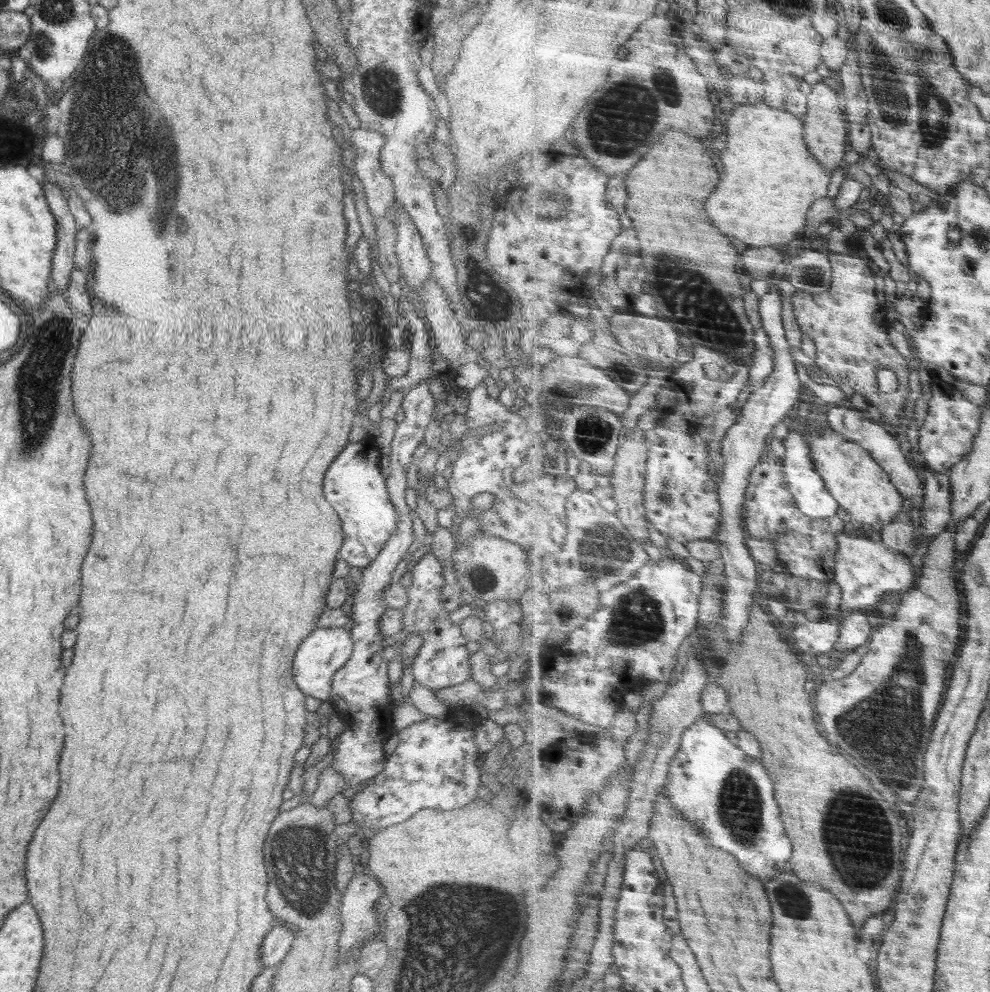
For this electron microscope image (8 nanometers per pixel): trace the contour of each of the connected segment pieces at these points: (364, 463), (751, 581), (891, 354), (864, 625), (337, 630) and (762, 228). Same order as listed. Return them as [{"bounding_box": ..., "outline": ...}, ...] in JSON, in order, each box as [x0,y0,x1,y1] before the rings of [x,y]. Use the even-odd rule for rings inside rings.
[{"bounding_box":[324,441,398,569],"outline":[[[368,441],[350,442],[332,462],[324,478],[326,501],[338,513],[344,542],[338,558],[350,566],[365,569],[384,548],[384,544],[397,532],[398,511],[392,505],[385,478],[381,473],[379,453]]]},{"bounding_box":[717,273,802,646],"outline":[[[779,273],[770,280],[772,290],[770,294],[762,297],[761,315],[764,327],[771,335],[772,345],[776,347],[776,372],[768,379],[762,389],[757,390],[748,399],[741,409],[741,416],[736,424],[730,428],[726,438],[722,440],[721,449],[725,459],[725,475],[721,482],[719,498],[724,506],[724,520],[718,531],[717,539],[721,543],[721,554],[725,560],[726,581],[728,584],[728,595],[726,595],[726,622],[728,630],[728,642],[738,646],[742,642],[746,626],[752,622],[754,602],[756,602],[756,588],[758,588],[758,559],[754,557],[748,543],[749,530],[746,528],[746,504],[748,503],[748,490],[751,487],[751,477],[755,469],[763,462],[764,452],[768,449],[769,440],[775,428],[784,421],[784,416],[792,412],[792,408],[800,402],[802,396],[802,382],[798,376],[796,360],[790,354],[792,348],[784,322],[784,296],[780,290],[780,282],[783,276]]]},{"bounding_box":[792,252,912,432],"outline":[[[832,252],[830,257],[835,270],[834,284],[830,291],[824,294],[798,291],[792,297],[798,322],[802,330],[815,341],[818,354],[816,362],[821,373],[829,374],[838,383],[852,385],[869,404],[882,411],[888,420],[888,428],[893,428],[891,431],[900,432],[902,422],[898,414],[902,412],[912,392],[910,362],[888,336],[890,322],[876,294],[876,274],[870,270],[864,256],[854,256],[854,252]],[[884,368],[896,372],[899,379],[896,391],[886,393],[880,390],[878,374]]]},{"bounding_box":[820,598,875,653],"outline":[[[826,598],[820,602],[820,605],[824,620],[828,619],[832,621],[832,618],[834,620],[840,620],[840,640],[838,640],[838,644],[836,645],[836,651],[838,653],[842,652],[842,650],[846,652],[846,650],[852,650],[853,648],[860,648],[866,642],[871,641],[871,638],[875,634],[875,627],[868,620],[869,614],[867,612],[859,611],[850,617],[842,618],[840,610],[834,615],[825,613],[827,611],[825,608],[825,605],[827,605]]]},{"bounding_box":[292,627,353,701],"outline":[[[316,627],[300,643],[292,662],[292,676],[298,688],[307,696],[327,701],[331,693],[334,673],[348,662],[353,650],[351,634],[344,627]]]},{"bounding_box":[708,103,834,250],"outline":[[[765,103],[736,106],[736,114],[728,122],[730,146],[724,150],[724,164],[730,168],[720,190],[708,200],[708,212],[712,214],[716,226],[722,228],[726,234],[736,236],[752,246],[782,247],[788,250],[788,243],[798,238],[808,222],[806,214],[810,208],[828,196],[830,184],[834,174],[810,152],[804,134],[806,134],[806,120],[786,112],[780,108],[772,108]]]}]

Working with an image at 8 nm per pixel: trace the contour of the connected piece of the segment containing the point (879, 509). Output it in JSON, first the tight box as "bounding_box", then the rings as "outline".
{"bounding_box":[812,430,904,524],"outline":[[[821,430],[812,440],[812,456],[817,471],[826,480],[828,489],[851,517],[862,523],[892,524],[903,513],[904,496],[891,480],[891,475],[860,443],[837,431]]]}

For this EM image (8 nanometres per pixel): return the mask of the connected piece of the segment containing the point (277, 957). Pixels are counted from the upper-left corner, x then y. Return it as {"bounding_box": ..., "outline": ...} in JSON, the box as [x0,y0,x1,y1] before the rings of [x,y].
{"bounding_box":[261,920,294,969],"outline":[[[276,920],[274,928],[266,934],[261,949],[263,969],[278,964],[294,942],[294,932],[290,928],[278,928],[278,926],[288,926],[288,924],[284,920]]]}

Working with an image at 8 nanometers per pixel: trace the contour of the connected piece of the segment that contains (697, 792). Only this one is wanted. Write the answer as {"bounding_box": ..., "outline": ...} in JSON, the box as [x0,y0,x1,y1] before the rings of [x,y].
{"bounding_box":[667,712,794,882],"outline":[[[706,712],[684,733],[681,749],[670,767],[667,786],[672,804],[678,806],[684,818],[696,822],[714,846],[740,858],[740,864],[750,874],[756,874],[756,878],[770,882],[784,874],[784,868],[790,868],[794,844],[786,832],[774,780],[760,760],[731,743],[726,731],[710,721]]]}

